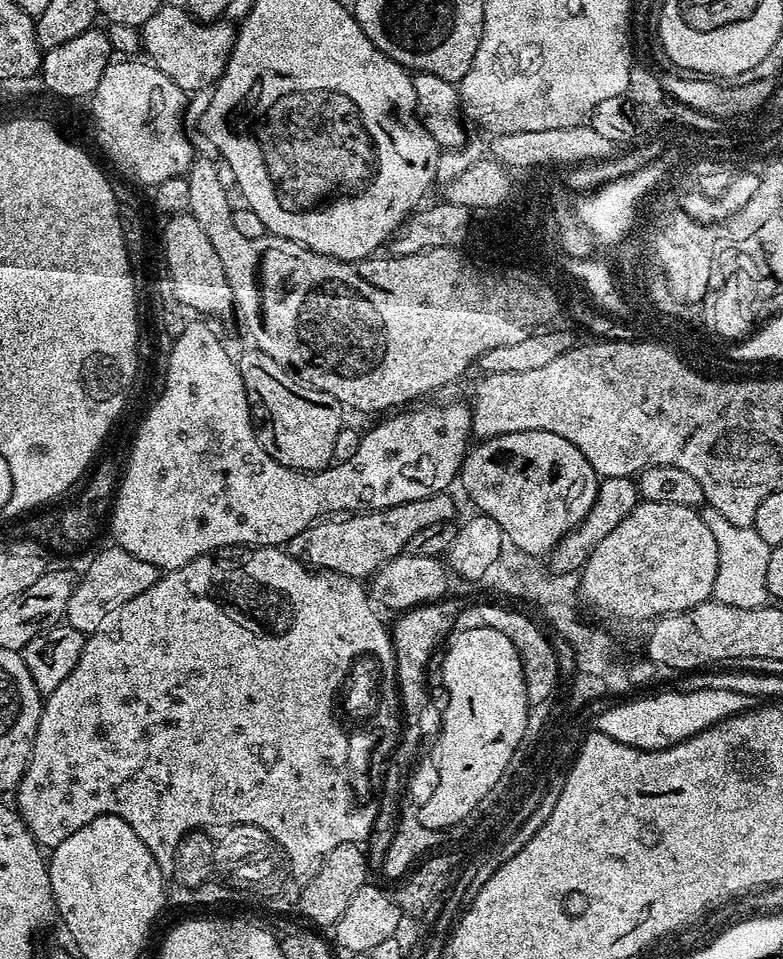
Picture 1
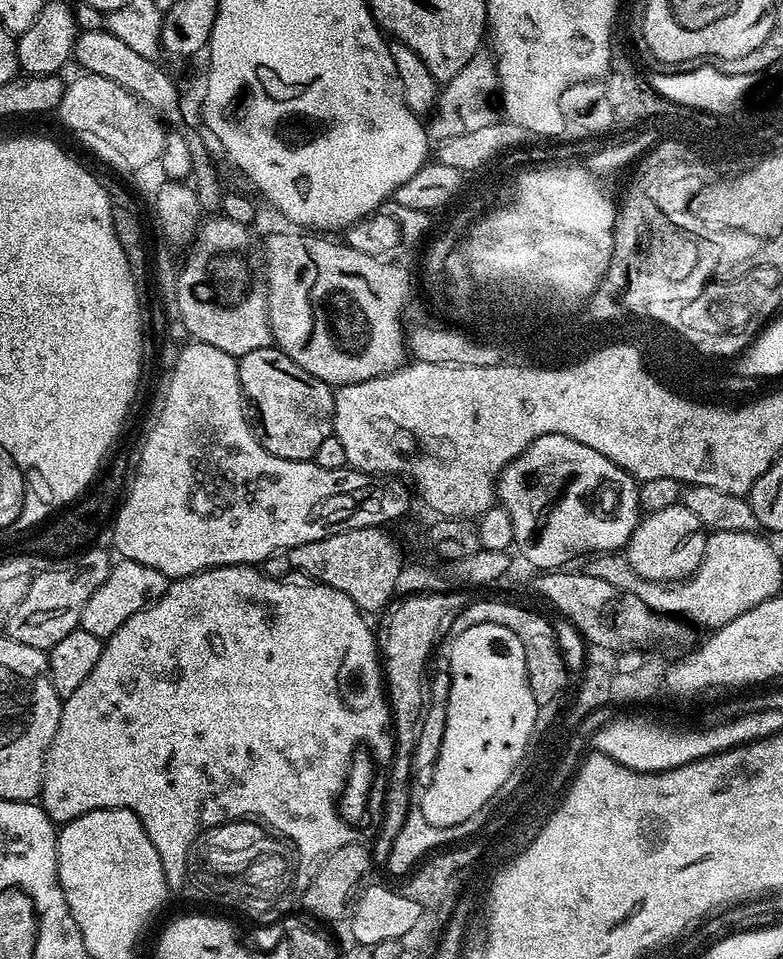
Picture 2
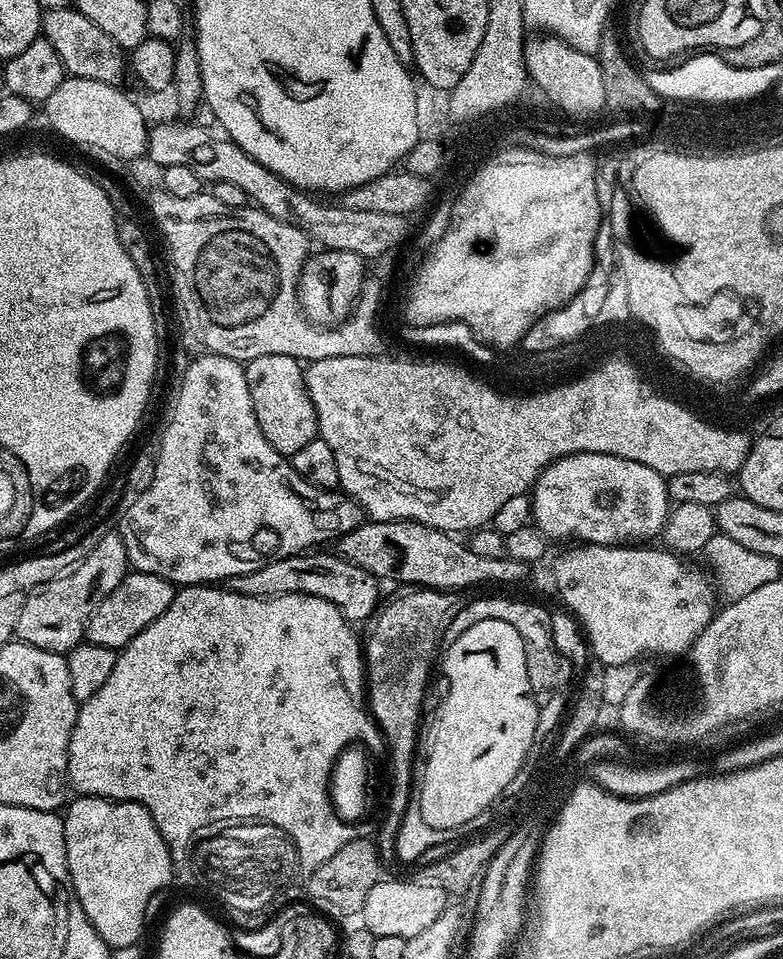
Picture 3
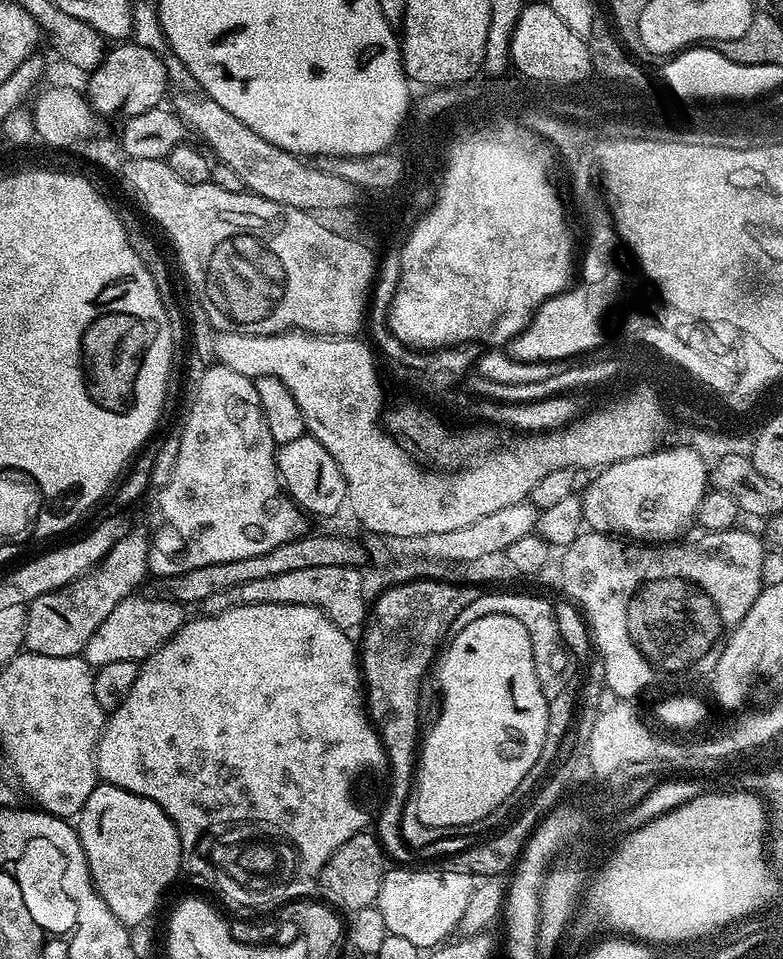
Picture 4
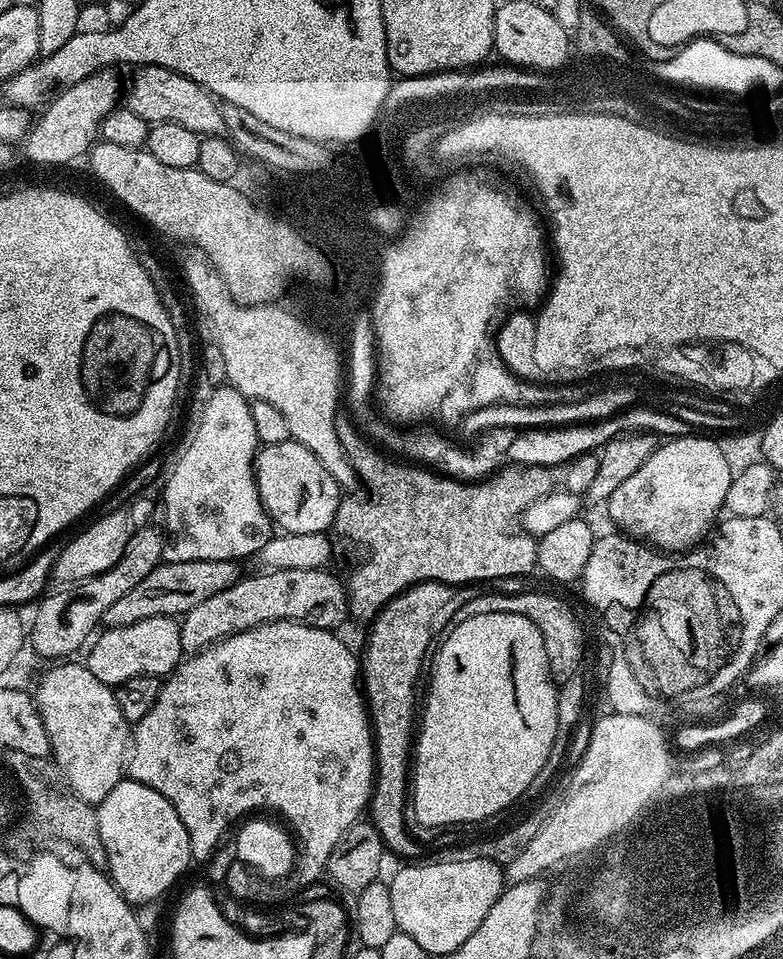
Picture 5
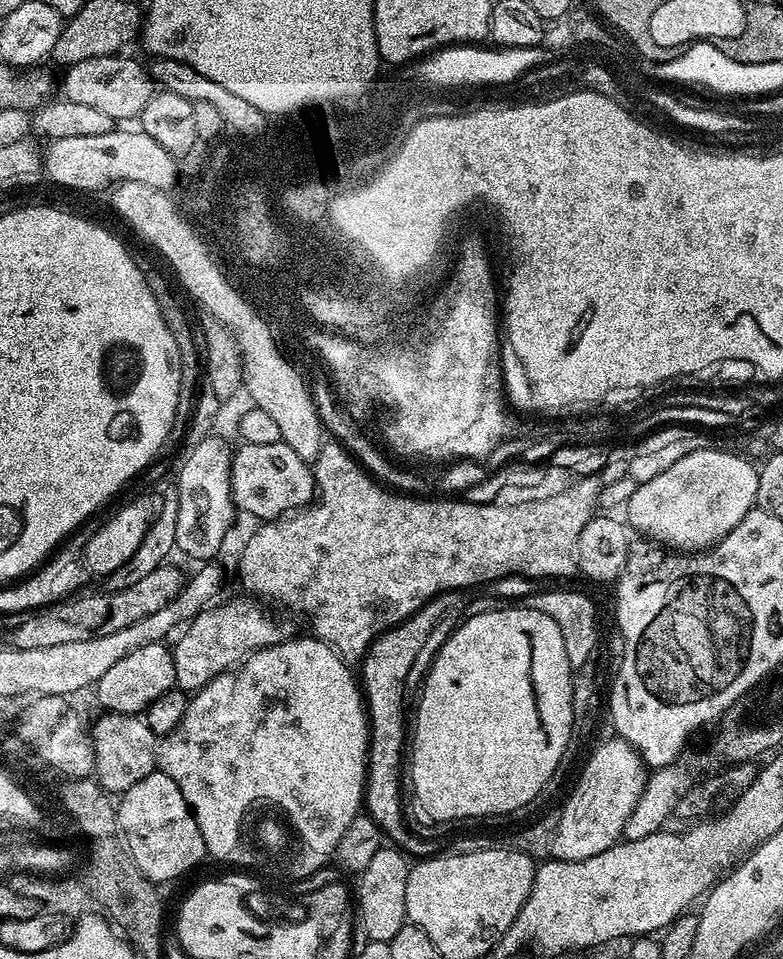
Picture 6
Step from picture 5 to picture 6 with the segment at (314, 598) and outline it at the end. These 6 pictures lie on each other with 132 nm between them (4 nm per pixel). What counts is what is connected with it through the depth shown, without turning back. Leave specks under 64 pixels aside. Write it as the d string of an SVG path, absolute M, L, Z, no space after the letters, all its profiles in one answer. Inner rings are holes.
M244 599L248 600L228 600L225 604L217 603L205 608L175 637L176 644L171 645L175 687L194 694L199 688L206 687L215 676L232 671L238 662L244 661L258 649L280 644L293 635L290 621L275 620L259 599Z

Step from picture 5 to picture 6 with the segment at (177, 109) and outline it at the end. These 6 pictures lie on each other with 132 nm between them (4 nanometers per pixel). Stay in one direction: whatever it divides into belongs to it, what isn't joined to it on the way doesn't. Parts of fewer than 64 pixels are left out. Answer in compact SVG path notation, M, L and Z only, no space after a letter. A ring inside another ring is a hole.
M128 54L86 58L86 62L68 66L63 73L65 74L63 99L82 102L85 106L103 110L105 114L110 114L113 122L135 121L142 114L146 102L150 102L154 94L154 85L151 76L148 75L147 67L124 55Z

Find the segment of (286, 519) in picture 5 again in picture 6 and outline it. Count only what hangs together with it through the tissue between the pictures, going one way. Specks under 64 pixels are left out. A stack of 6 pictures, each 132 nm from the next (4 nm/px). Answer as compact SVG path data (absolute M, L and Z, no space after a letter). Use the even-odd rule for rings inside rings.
M281 442L270 446L241 443L239 447L240 449L232 452L232 469L230 470L232 502L239 511L241 508L242 511L257 516L257 521L267 522L279 520L281 516L287 516L313 503L316 494L316 479L312 473L312 465L309 461L298 458L298 454L290 450L290 446Z

